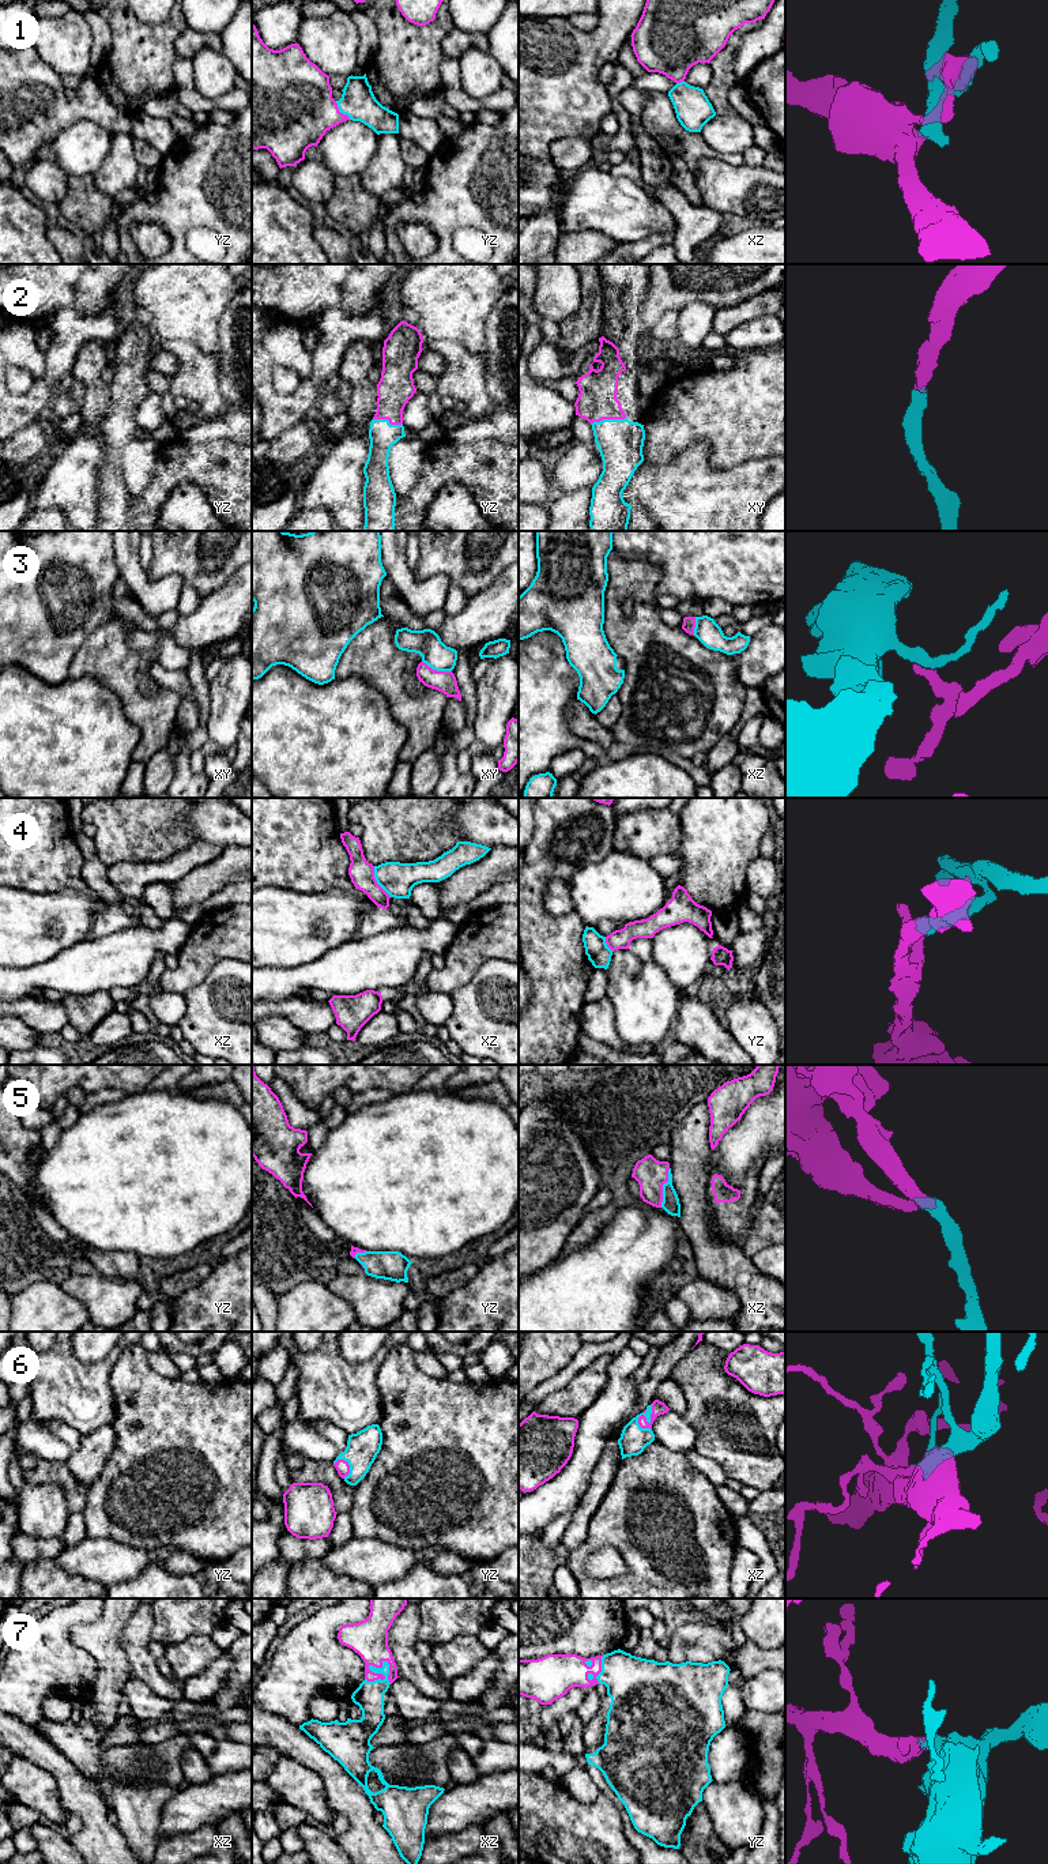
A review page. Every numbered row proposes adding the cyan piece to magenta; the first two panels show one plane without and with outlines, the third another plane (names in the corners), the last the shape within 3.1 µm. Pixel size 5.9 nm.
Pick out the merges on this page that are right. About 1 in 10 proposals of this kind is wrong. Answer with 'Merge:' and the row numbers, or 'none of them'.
Merge: 1, 2, 5, 6, 7

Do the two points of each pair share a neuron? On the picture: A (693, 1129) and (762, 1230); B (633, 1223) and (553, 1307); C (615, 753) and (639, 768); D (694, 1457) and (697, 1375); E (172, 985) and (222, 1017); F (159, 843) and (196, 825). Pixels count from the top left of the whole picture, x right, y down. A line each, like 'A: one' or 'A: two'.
A: two
B: one
C: two
D: two
E: two
F: two

